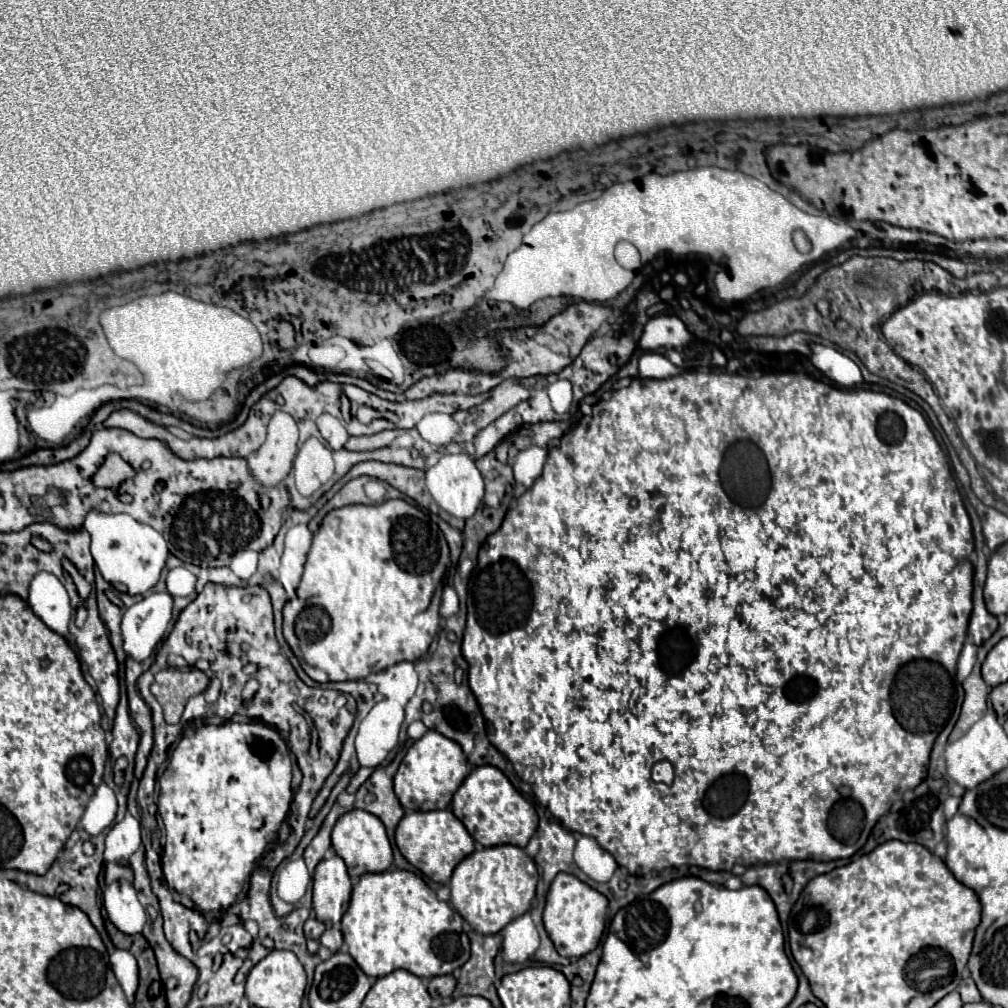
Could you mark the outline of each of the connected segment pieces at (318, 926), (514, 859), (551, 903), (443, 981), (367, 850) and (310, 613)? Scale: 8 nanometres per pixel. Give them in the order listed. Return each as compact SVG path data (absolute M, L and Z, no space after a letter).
M312 913L312 915L308 917L308 921L304 923L304 933L306 933L306 937L308 937L308 939L318 939L318 937L324 933L324 929L326 929L326 927L324 927L324 923L322 923L322 921L318 921L314 913Z
M516 845L484 847L460 861L452 873L450 903L482 935L494 935L502 931L512 919L530 909L530 901L536 893L538 869L532 857Z
M558 873L548 889L544 907L544 927L556 951L562 957L582 957L596 949L606 927L606 909L608 899L602 893L570 873Z
M438 975L438 977L432 977L428 981L428 991L434 999L440 999L440 997L450 997L452 991L456 987L456 979L454 975Z
M352 809L352 811L344 813L334 825L332 847L344 859L344 863L348 867L348 875L354 881L360 875L364 875L364 871L386 871L388 867L392 867L392 845L388 841L386 827L384 827L384 823L380 823L380 819L376 819L376 815L372 815L368 811Z
M388 499L380 505L346 505L340 509L330 511L322 523L320 529L314 535L312 541L312 549L308 553L306 565L304 565L304 575L300 581L300 587L296 589L298 599L302 601L302 611L296 615L292 625L286 625L286 629L292 629L292 637L286 637L288 645L292 647L294 655L298 657L302 669L310 675L310 679L318 681L318 683L328 683L328 681L354 681L354 679L364 679L370 673L378 673L384 667L390 667L392 663L400 663L400 661L418 661L430 647L434 635L438 633L438 623L440 623L440 613L438 613L438 601L432 601L436 595L436 589L440 587L444 573L446 573L446 565L450 563L450 553L448 553L448 545L446 539L442 535L442 531L438 529L438 525L434 525L430 521L430 517L420 511L418 507L406 503L404 499Z

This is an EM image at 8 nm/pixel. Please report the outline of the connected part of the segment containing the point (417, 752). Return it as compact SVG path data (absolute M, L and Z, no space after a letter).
M426 731L414 745L408 749L406 757L402 759L396 777L394 777L394 791L406 811L434 811L450 807L452 795L468 775L466 757L462 747L444 737L438 731Z

